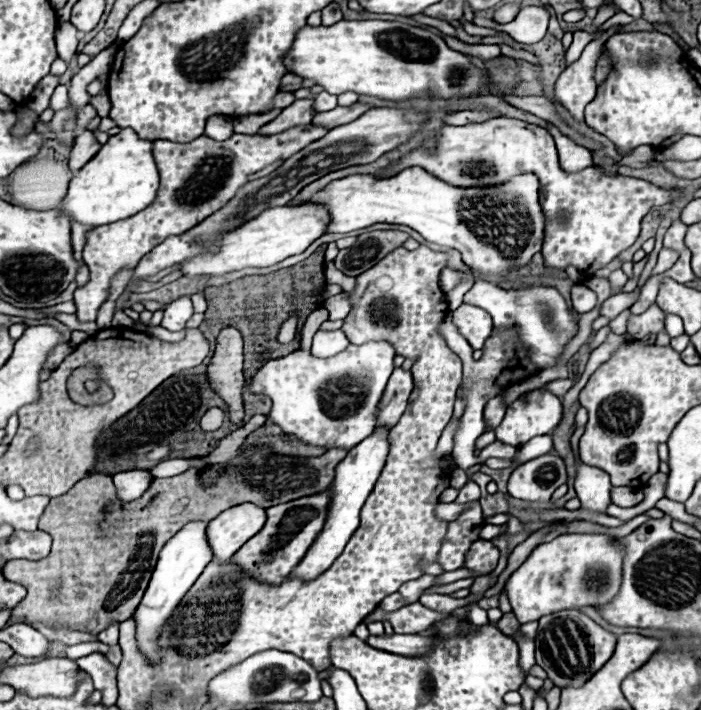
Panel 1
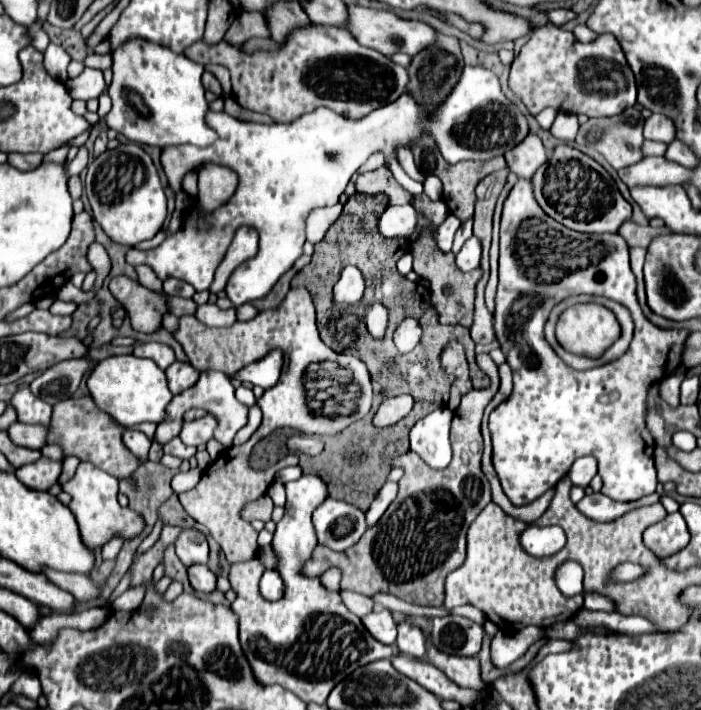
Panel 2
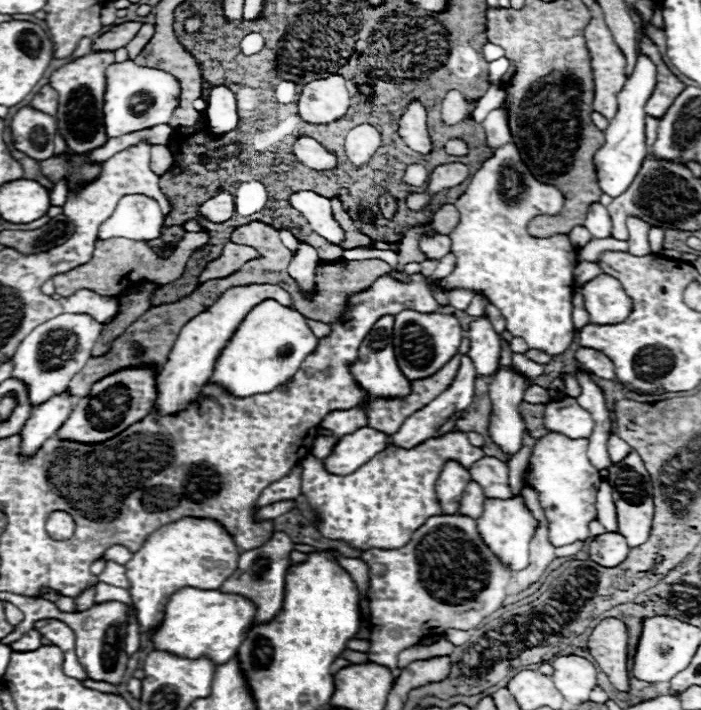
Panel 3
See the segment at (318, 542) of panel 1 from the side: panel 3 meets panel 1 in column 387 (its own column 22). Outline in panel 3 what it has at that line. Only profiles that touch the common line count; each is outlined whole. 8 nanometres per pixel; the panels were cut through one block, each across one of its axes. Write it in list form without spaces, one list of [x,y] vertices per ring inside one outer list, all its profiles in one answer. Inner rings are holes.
[[[54,396],[48,400],[48,404],[42,404],[40,408],[32,410],[32,416],[28,418],[28,424],[22,428],[22,442],[20,442],[20,452],[22,456],[34,456],[42,444],[56,436],[56,432],[62,428],[62,424],[68,420],[74,398],[70,396]]]

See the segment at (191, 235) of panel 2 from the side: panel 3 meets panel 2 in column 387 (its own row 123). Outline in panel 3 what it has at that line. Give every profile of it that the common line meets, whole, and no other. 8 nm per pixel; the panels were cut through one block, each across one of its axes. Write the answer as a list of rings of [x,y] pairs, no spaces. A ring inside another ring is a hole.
[[[132,60],[116,62],[106,72],[106,94],[104,94],[104,124],[106,134],[110,138],[118,138],[122,134],[138,132],[156,124],[168,124],[172,110],[178,106],[180,86],[174,76],[144,68],[134,64]]]

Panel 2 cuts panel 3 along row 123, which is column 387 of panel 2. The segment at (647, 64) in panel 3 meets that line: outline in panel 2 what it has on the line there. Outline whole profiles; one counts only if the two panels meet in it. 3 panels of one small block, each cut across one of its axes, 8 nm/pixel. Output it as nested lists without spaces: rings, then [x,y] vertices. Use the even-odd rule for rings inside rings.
[[[386,608],[374,610],[368,616],[364,616],[362,622],[378,642],[388,644],[388,646],[396,646],[396,622],[392,620],[390,610],[386,610]]]

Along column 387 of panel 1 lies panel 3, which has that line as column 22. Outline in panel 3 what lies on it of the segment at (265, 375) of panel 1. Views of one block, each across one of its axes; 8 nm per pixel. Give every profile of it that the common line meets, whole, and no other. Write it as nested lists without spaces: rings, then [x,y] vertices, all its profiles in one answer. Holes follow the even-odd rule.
[[[60,314],[34,328],[22,340],[22,344],[16,348],[14,356],[10,358],[14,366],[12,378],[26,384],[32,408],[68,390],[68,384],[74,378],[74,374],[80,372],[80,368],[84,368],[84,364],[88,362],[92,348],[100,336],[100,330],[102,324],[90,318],[88,314]]]

